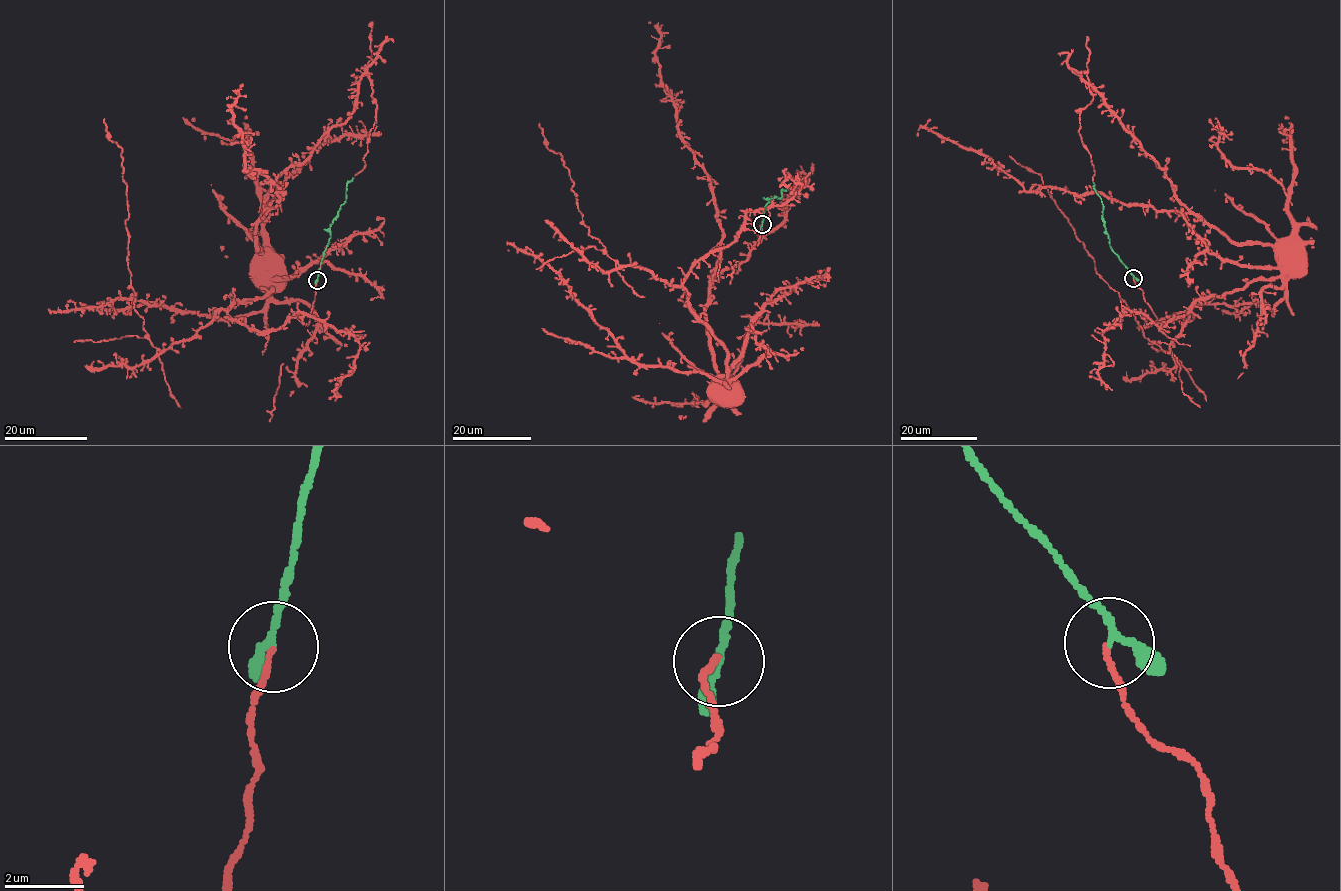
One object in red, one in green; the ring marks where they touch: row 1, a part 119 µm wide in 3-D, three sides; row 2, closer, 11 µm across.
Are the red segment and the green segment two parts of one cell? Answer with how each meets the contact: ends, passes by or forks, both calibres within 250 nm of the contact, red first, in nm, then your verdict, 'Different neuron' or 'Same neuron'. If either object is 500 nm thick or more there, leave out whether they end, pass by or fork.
At the ring red ends. At the ring green passes by. Thickness 120 nm (red) against 160 nm. Same neuron

